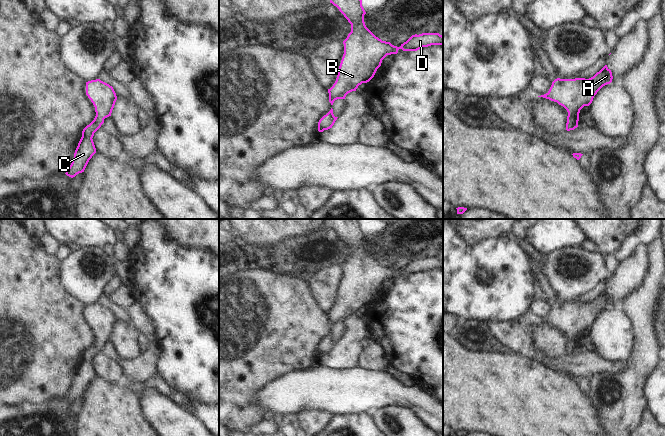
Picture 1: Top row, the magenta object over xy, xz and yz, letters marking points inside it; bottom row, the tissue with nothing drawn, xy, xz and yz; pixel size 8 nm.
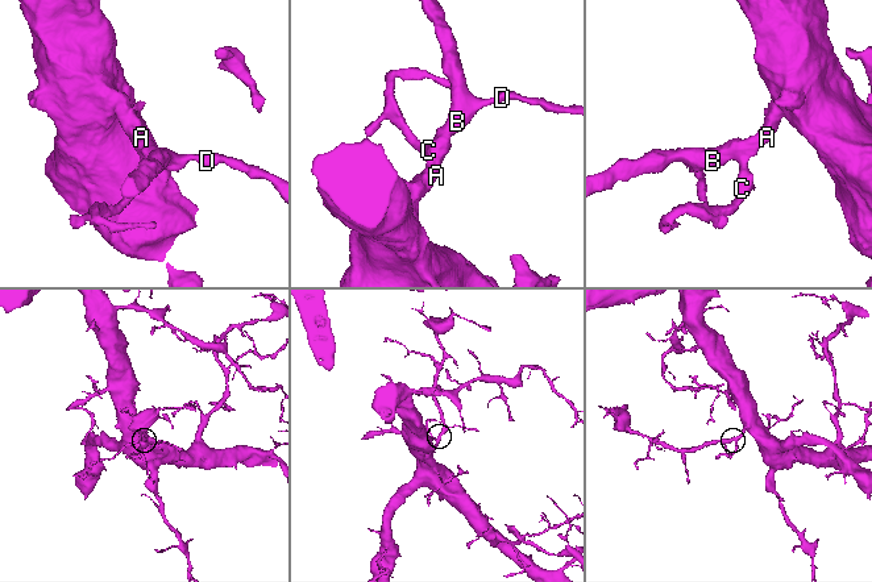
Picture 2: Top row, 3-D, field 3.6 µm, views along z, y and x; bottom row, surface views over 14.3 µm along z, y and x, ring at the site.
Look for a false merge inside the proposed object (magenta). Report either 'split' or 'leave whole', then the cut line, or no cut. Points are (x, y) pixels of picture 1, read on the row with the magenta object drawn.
leave whole; no cut

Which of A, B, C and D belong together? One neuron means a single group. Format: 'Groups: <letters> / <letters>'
Groups: A B C D.

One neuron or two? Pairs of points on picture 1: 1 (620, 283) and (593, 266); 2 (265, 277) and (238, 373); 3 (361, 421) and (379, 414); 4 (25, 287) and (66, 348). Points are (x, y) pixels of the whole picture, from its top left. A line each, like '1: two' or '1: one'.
1: two
2: one
3: two
4: one

